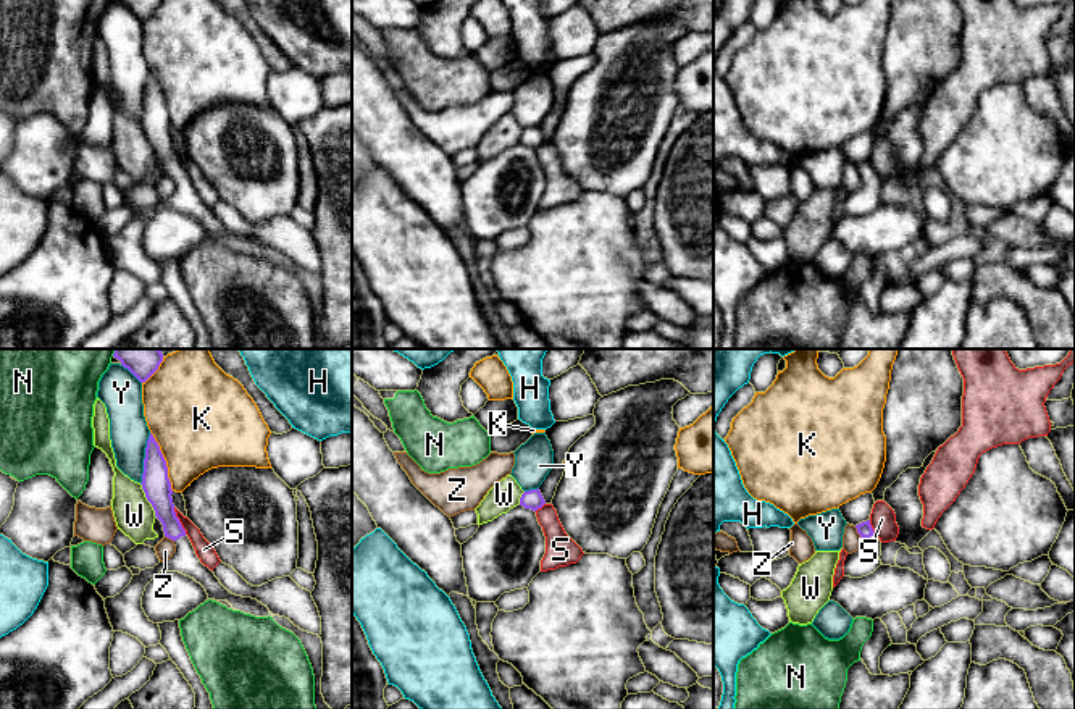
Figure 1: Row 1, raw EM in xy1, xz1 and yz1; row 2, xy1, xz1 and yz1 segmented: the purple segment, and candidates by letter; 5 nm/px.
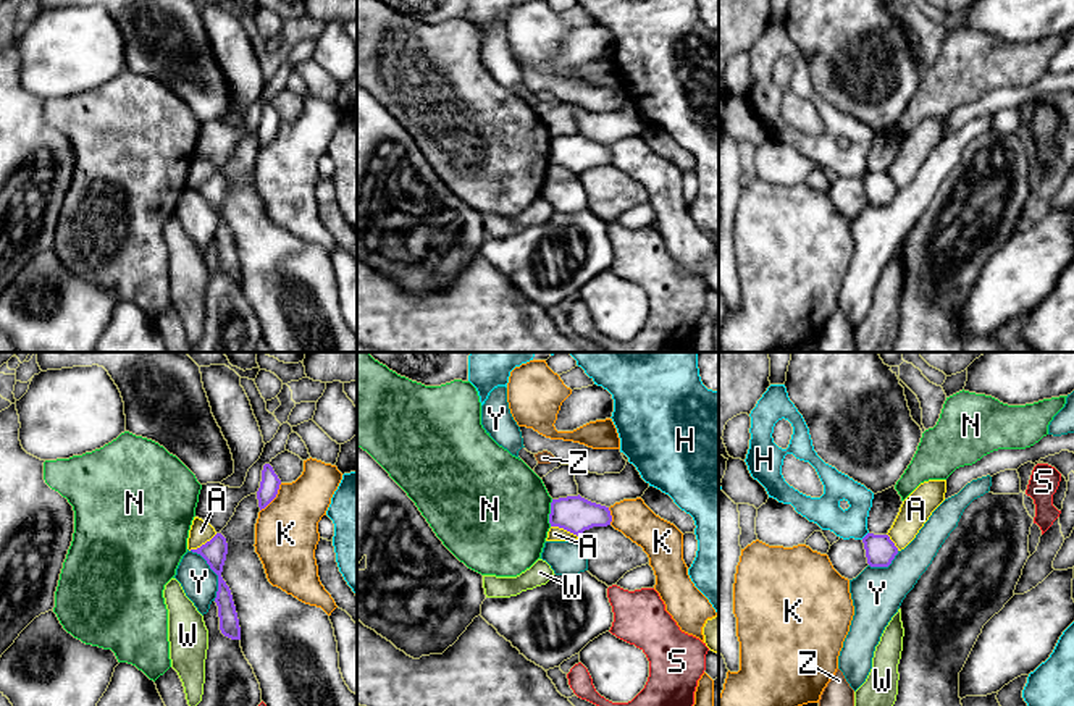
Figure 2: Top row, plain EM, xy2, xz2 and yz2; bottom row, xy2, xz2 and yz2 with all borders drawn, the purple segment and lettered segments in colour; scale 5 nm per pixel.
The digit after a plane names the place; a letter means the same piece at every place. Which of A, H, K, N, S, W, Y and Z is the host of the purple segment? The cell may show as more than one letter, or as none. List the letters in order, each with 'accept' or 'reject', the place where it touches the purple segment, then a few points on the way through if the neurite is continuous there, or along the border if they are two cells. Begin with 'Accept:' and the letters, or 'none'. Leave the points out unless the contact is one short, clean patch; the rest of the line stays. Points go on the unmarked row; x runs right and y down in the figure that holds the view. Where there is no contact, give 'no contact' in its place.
Accept: none
A: reject; contact xy2 (202, 183); border xy2 (217, 172), (189, 188)
H: reject; contact yz2 (866, 173); border yz2 (868, 170), (861, 176)
K: reject; contact xy1 (165, 99)
N: reject; contact xz2 (551, 151); border xz2 (553, 138), (549, 163)
S: reject; contact xy1 (178, 159); border xy1 (173, 146), (186, 172)
W: reject; contact xy1 (147, 138)
Y: reject; contact xy2 (215, 210)
Z: reject; contact yz1 (857, 170); border yz1 (854, 165), (862, 176)

